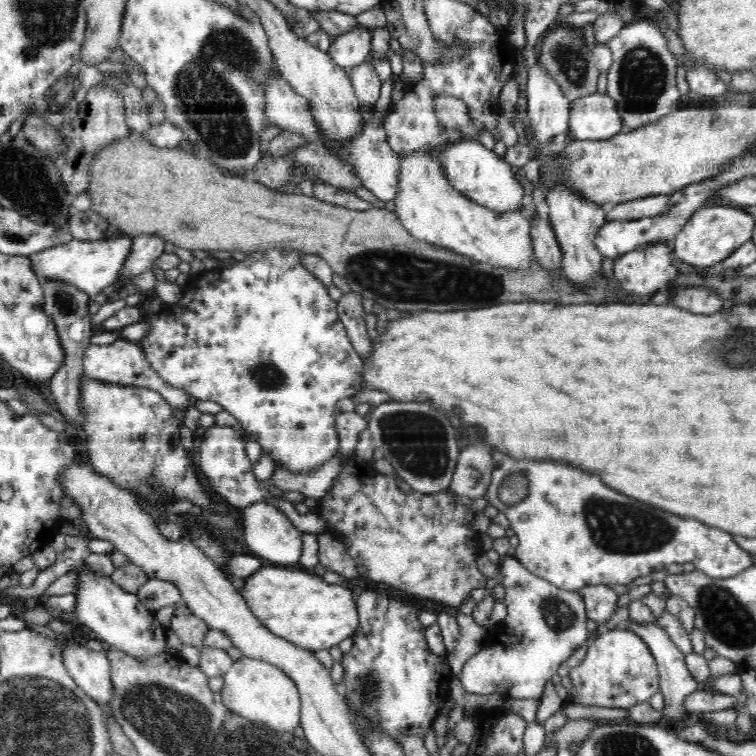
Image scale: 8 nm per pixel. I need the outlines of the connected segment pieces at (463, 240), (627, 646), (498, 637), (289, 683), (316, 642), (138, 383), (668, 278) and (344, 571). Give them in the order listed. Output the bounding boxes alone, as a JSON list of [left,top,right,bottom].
[[394,151,546,271],[569,627,659,708],[457,553,588,699],[222,656,301,732],[240,564,360,652],[83,339,194,424],[614,243,679,296],[318,534,360,579]]

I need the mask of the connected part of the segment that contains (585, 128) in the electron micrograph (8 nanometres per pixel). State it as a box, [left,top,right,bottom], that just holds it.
[569,93,623,141]

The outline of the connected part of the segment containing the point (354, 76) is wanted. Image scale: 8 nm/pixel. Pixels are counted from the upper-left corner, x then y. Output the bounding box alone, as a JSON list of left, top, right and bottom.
[347,62,382,109]

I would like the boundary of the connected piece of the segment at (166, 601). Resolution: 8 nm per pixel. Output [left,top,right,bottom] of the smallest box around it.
[135,578,182,612]

